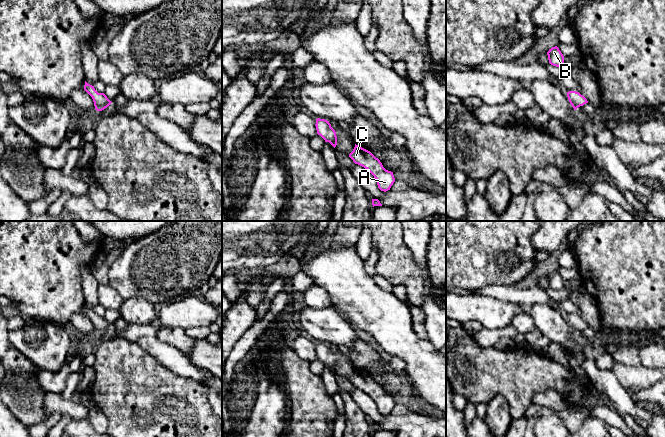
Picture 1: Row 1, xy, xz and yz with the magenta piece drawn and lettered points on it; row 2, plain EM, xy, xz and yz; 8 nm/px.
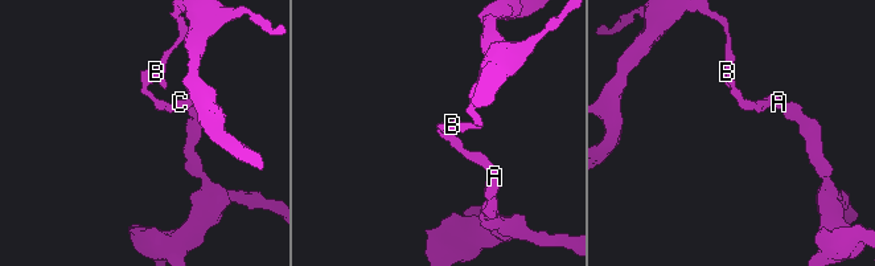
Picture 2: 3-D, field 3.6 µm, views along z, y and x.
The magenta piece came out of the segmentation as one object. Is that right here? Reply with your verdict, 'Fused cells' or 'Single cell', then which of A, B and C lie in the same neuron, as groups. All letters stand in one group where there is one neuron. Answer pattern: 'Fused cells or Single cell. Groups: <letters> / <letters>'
Fused cells. Groups: A C / B

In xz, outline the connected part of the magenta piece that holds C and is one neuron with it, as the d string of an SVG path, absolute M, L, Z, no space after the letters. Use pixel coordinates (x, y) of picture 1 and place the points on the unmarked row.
M355 368L353 375L349 381L355 388L367 393L376 403L378 412L381 415L390 414L395 406L393 396L386 394L380 384L376 382L370 375Z

